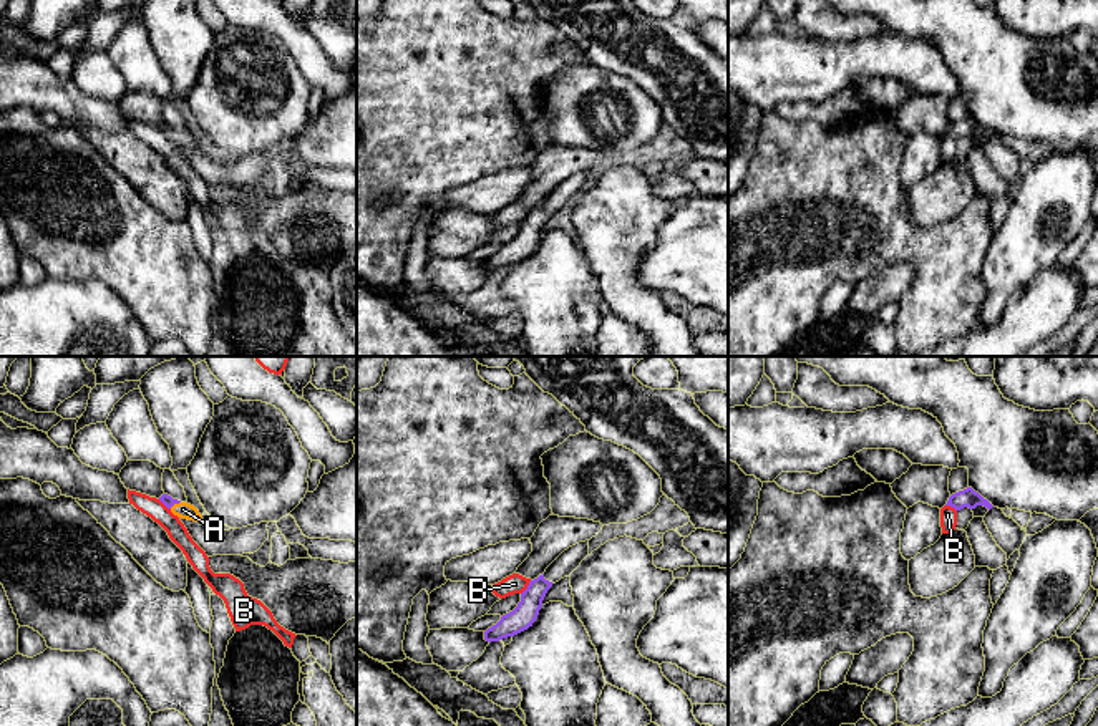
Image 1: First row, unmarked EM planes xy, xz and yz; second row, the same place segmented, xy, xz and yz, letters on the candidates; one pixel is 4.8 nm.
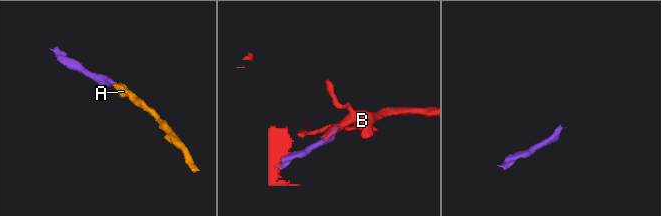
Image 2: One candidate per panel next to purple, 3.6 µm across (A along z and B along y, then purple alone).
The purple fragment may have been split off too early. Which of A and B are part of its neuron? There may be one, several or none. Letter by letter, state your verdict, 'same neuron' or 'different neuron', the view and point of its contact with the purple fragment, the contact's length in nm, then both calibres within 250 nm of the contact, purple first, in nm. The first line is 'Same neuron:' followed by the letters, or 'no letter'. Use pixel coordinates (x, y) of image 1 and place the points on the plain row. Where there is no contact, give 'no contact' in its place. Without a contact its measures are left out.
Same neuron: A
A: same neuron | xy (174, 131) | 70 nm | 60/80 nm
B: different neuron | xz (528, 216) | 90 nm | 120/100 nm

